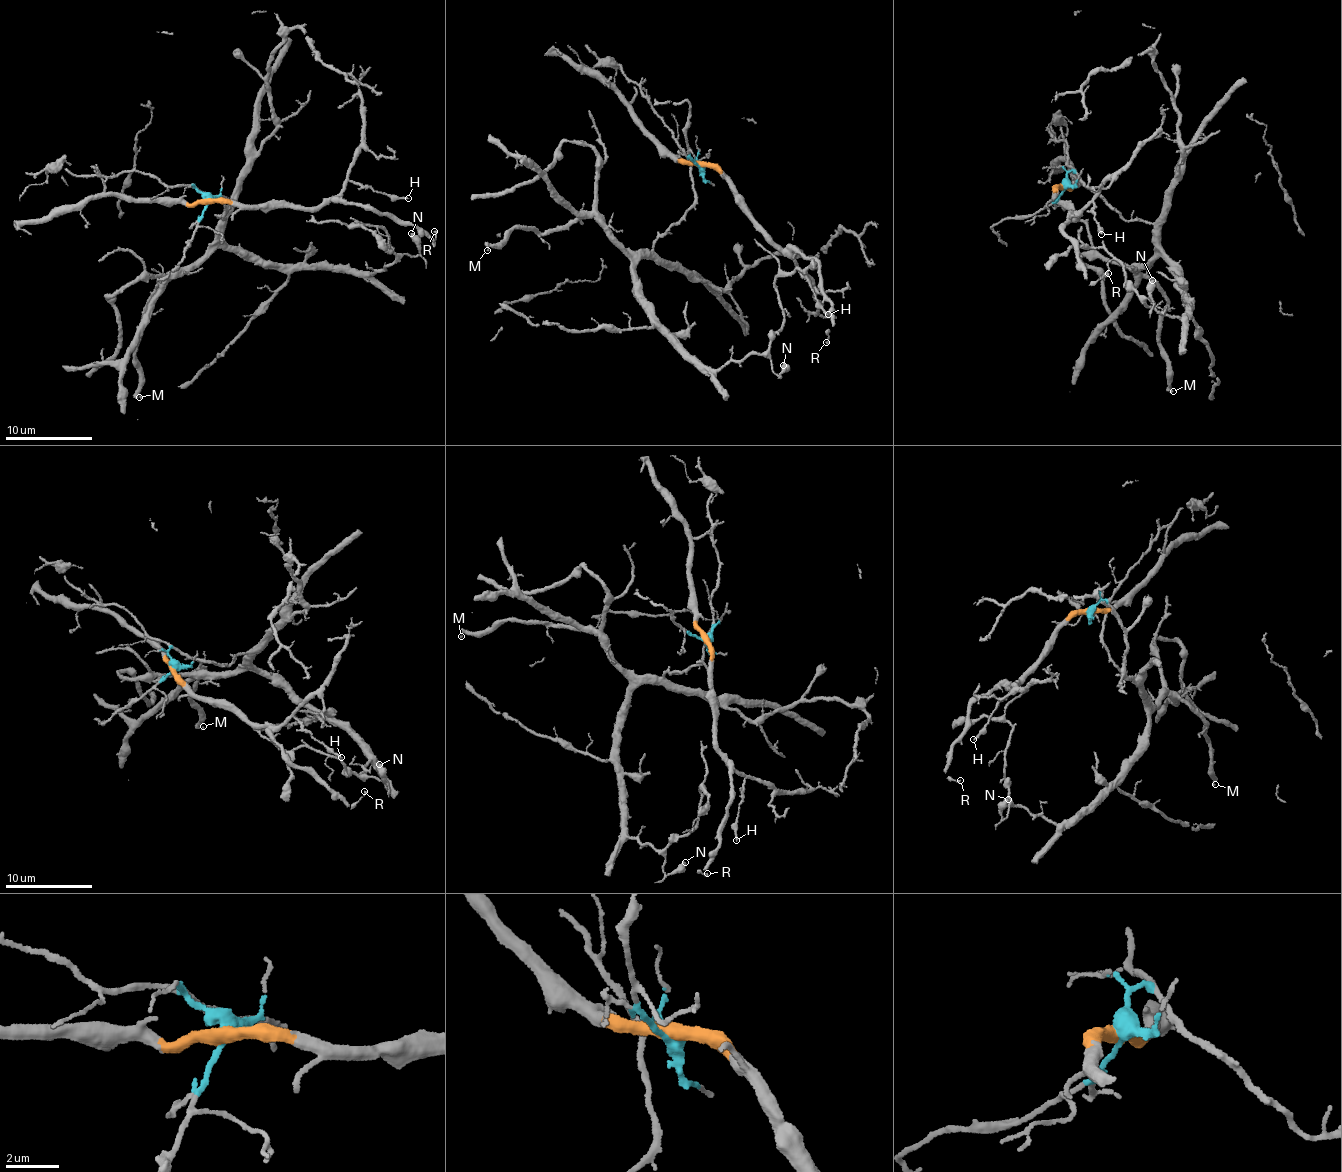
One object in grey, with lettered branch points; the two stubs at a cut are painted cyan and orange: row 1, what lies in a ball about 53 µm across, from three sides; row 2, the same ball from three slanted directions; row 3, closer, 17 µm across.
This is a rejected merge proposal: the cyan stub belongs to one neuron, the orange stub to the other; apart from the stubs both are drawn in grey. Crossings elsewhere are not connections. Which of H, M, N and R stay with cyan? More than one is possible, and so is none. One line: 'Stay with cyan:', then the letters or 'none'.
Stay with cyan: M, N

